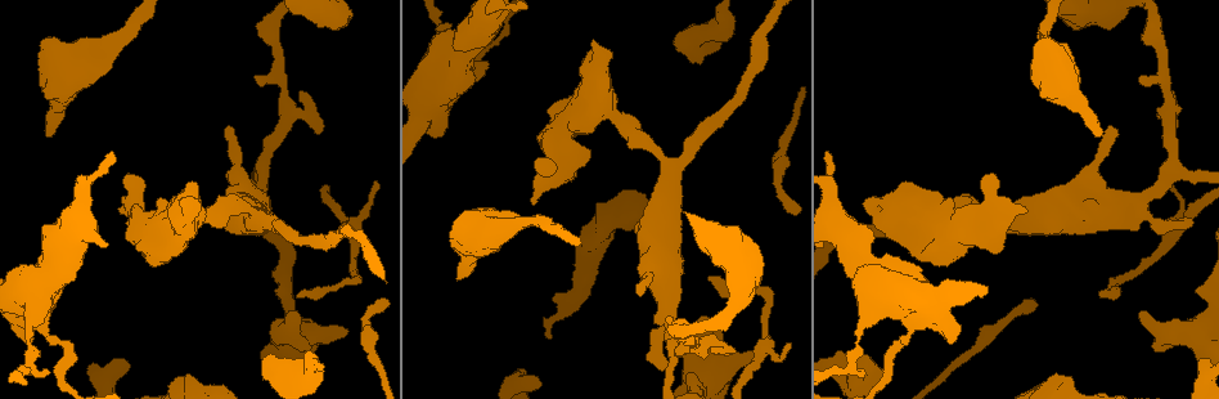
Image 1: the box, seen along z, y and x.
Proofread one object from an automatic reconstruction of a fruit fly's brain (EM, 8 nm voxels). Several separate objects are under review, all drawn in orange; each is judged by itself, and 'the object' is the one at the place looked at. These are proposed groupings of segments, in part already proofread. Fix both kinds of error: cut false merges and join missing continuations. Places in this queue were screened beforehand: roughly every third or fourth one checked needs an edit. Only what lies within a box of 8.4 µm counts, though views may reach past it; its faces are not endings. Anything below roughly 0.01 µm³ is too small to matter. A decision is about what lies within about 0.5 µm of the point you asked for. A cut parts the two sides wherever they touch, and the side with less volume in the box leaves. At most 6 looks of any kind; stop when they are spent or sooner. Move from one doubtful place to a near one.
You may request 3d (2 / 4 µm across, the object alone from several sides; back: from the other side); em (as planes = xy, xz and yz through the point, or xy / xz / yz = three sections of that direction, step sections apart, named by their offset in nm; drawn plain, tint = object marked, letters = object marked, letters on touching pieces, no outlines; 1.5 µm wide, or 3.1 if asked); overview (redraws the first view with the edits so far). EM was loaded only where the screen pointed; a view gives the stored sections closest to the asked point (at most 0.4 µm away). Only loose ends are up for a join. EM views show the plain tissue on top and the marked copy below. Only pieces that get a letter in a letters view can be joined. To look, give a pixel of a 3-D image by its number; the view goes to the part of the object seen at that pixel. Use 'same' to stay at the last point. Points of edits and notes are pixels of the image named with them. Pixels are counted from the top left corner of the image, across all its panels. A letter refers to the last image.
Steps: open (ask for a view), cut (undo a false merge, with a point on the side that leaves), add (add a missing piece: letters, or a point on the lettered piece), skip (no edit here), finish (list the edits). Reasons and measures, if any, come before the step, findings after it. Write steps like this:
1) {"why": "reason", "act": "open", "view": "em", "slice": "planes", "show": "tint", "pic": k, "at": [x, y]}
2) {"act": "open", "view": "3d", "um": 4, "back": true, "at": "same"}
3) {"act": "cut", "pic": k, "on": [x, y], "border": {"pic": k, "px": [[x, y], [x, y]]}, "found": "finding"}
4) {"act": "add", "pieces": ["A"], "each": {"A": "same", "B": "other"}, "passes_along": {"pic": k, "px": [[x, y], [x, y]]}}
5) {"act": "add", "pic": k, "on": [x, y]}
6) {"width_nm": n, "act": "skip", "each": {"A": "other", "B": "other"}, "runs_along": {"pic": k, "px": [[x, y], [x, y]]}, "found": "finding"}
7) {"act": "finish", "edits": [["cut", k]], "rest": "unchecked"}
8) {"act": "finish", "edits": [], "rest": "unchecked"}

{"why": "a narrow waist", "act": "open", "view": "3d", "um": 2, "pic": 1, "at": [858, 348]}

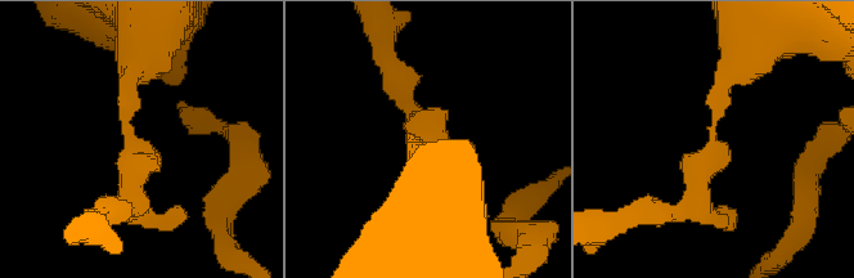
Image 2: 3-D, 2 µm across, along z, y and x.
{"act": "open", "view": "em", "slice": "yz", "step": 4, "show": "tint", "pic": 2, "at": [420, 141]}

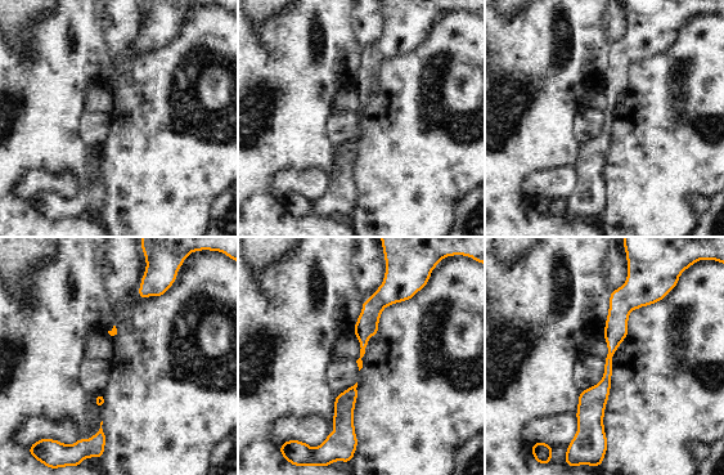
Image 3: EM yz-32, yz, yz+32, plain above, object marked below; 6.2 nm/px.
{"why": "another direction", "act": "open", "view": "em", "slice": "planes", "show": "letters", "at": "same"}

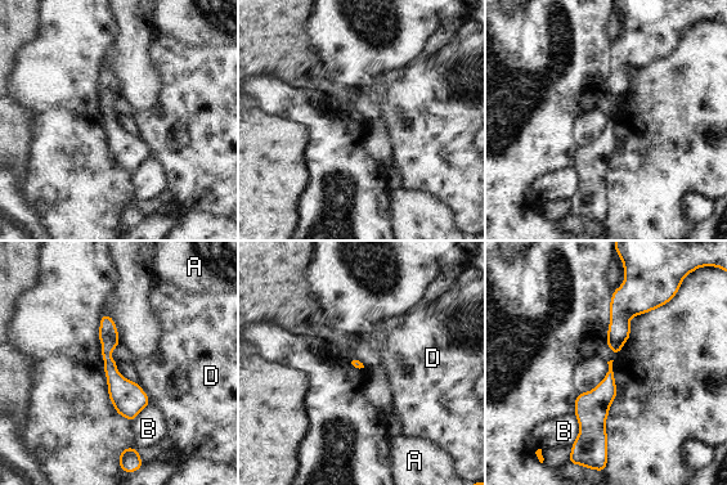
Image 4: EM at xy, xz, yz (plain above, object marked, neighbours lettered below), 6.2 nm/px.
{"width_nm": 50, "act": "skip", "each": {"A": "other", "B": "other", "D": "other"}, "found": "all the same cell"}

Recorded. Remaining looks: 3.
{"why": "tapers out", "act": "open", "view": "em", "slice": "planes", "show": "letters", "pic": 1, "at": [298, 298]}

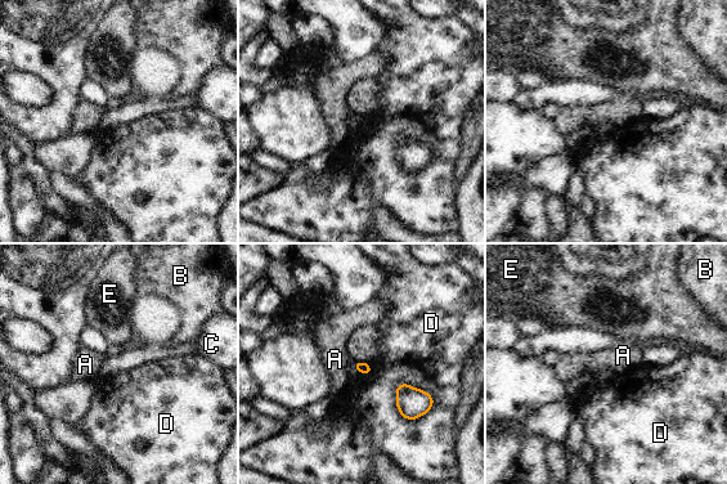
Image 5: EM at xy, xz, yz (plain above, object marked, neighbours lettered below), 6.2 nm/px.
{"act": "skip", "each": {"A": "other", "B": "other", "C": "other", "D": "other", "E": "other"}, "border": {"pic": 5, "px": [[394, 391], [408, 384], [434, 403]]}, "found": "none of them fits"}

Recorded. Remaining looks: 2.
{"act": "finish", "edits": [], "rest": "unchecked"}

